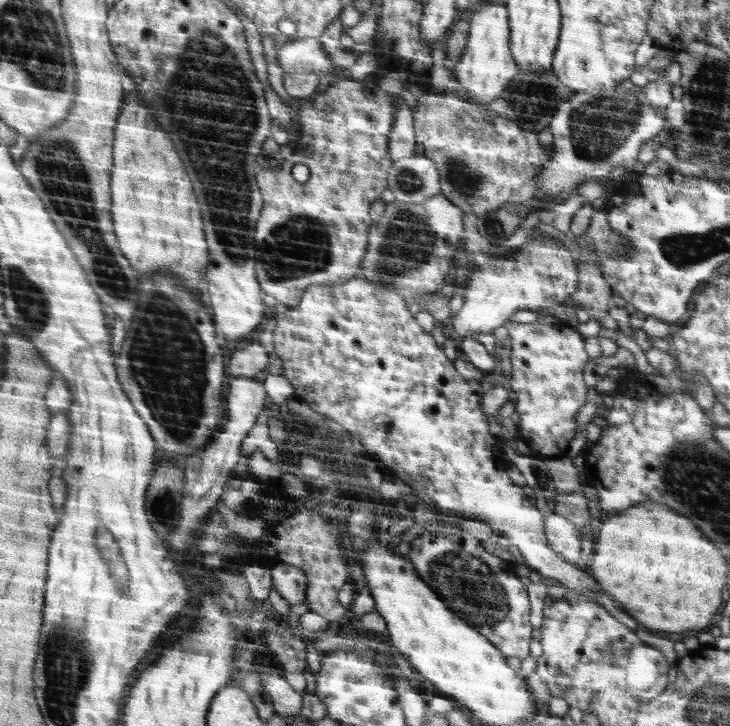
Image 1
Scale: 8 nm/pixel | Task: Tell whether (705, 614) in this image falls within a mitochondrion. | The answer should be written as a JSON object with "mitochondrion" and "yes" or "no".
{"mitochondrion":"no"}

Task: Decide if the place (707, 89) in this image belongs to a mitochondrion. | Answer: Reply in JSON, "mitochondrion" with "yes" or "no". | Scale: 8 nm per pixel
{"mitochondrion":"yes"}

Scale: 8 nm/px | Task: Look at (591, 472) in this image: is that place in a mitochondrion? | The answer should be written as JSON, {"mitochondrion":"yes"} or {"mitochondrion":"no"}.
{"mitochondrion":"no"}

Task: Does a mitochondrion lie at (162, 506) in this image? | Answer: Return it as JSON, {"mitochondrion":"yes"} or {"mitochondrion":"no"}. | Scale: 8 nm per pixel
{"mitochondrion":"yes"}

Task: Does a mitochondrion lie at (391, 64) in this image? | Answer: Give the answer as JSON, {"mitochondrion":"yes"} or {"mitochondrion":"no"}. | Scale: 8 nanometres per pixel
{"mitochondrion":"no"}

